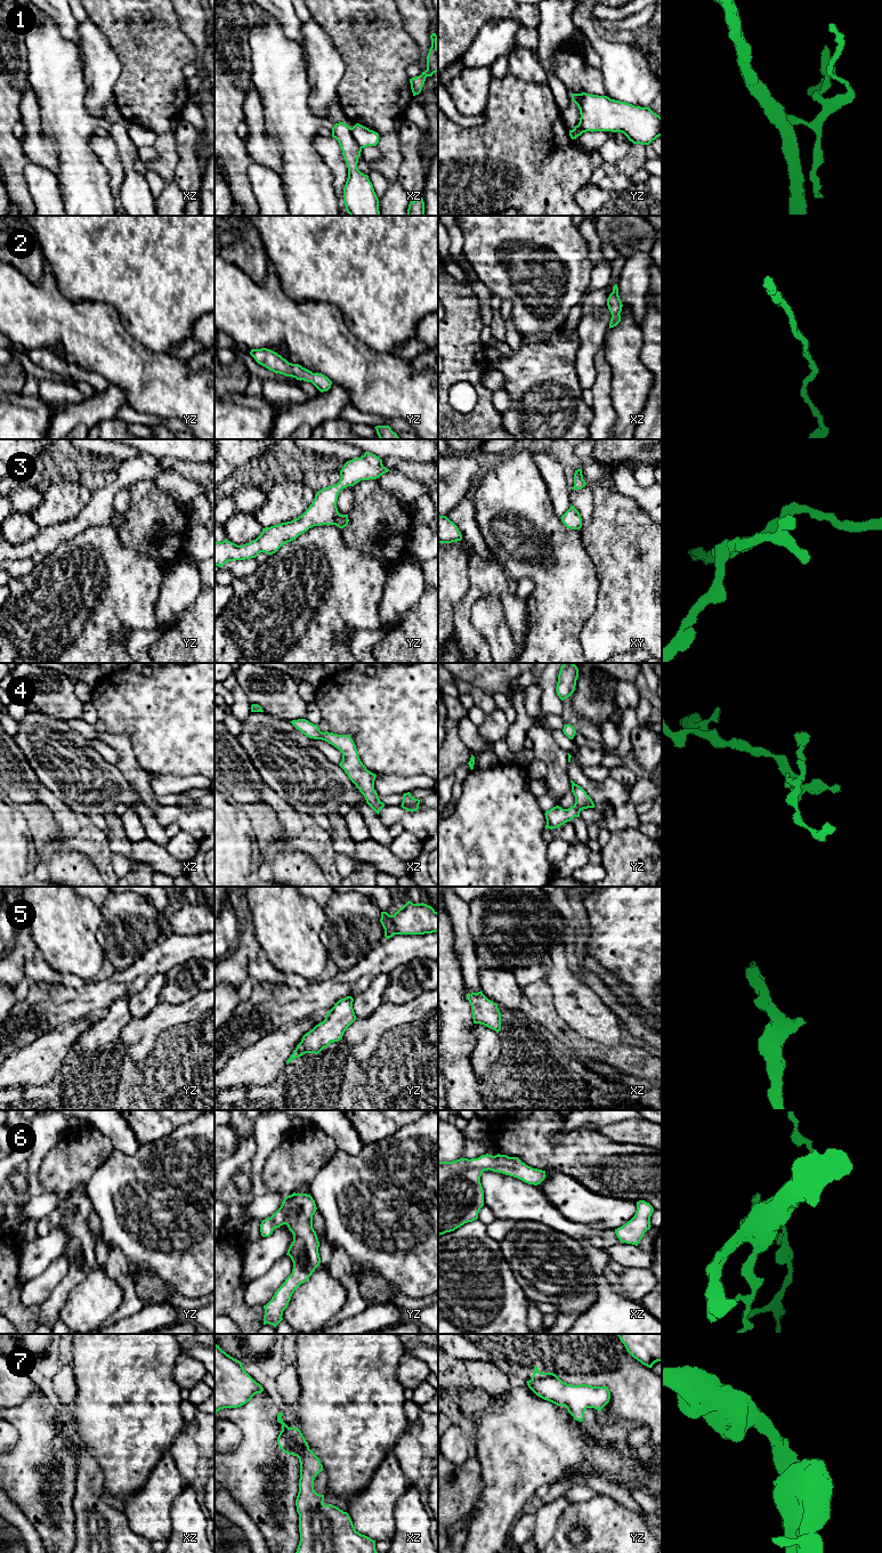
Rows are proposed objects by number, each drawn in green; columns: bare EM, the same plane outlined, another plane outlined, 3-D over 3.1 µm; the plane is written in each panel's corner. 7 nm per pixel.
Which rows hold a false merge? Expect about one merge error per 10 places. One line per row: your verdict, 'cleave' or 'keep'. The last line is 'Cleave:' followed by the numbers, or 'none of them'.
1: cleave
2: keep
3: keep
4: keep
5: keep
6: keep
7: cleave
Cleave: 1, 7

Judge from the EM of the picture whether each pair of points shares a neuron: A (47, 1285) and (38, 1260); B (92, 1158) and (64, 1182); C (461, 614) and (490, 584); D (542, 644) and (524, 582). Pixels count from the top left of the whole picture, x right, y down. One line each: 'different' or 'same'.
A: different
B: same
C: same
D: different

